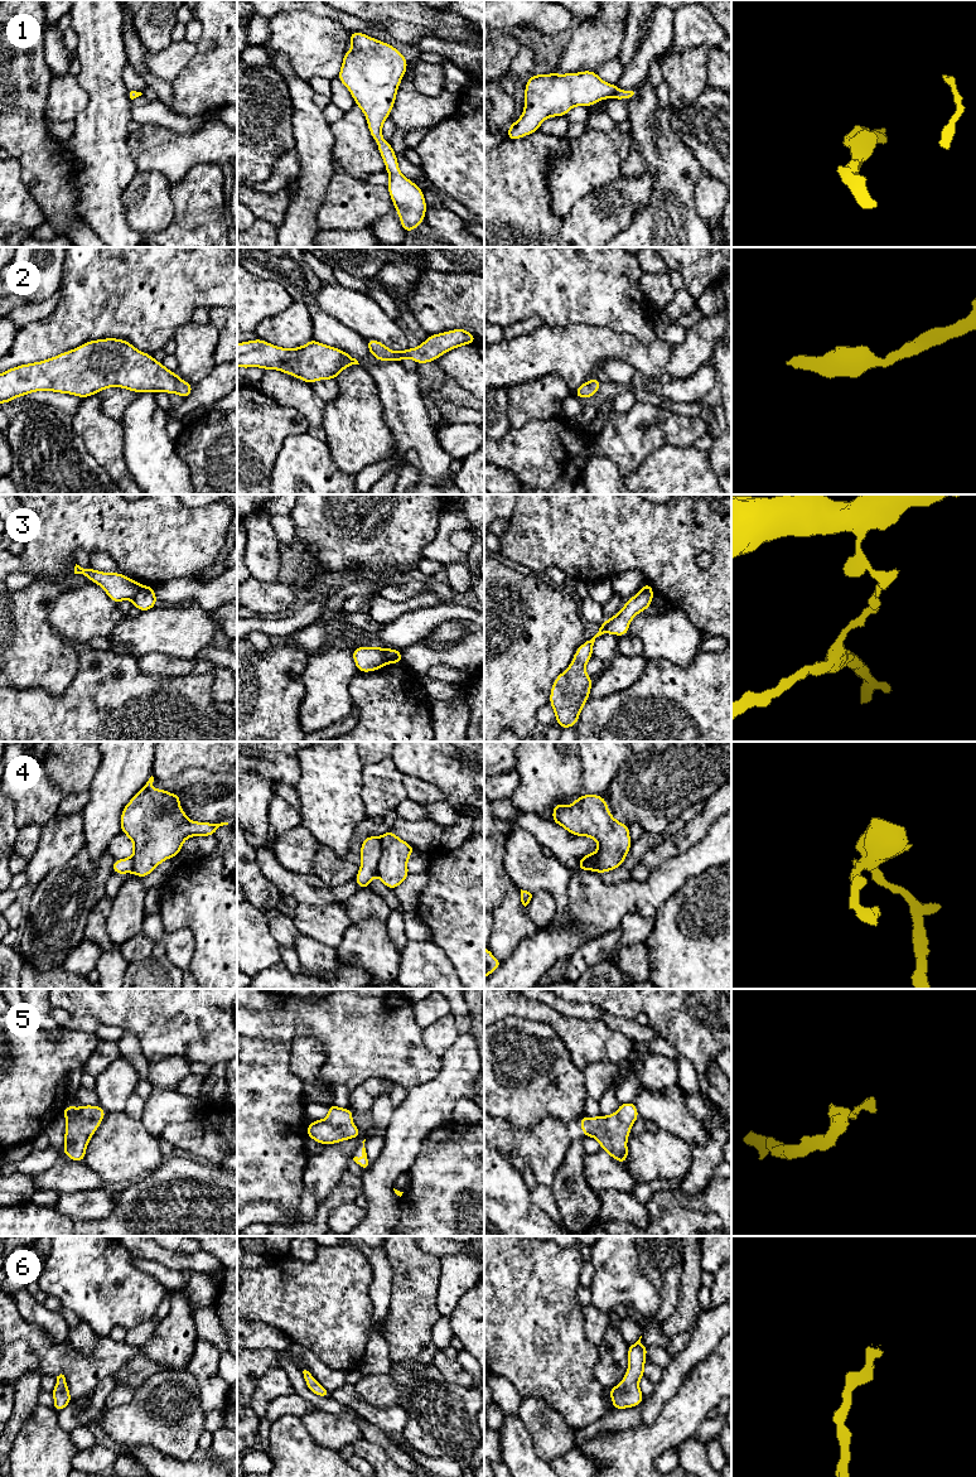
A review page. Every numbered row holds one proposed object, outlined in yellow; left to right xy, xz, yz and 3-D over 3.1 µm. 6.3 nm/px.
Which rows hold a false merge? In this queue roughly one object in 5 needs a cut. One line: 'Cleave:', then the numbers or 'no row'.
Cleave: 3, 4

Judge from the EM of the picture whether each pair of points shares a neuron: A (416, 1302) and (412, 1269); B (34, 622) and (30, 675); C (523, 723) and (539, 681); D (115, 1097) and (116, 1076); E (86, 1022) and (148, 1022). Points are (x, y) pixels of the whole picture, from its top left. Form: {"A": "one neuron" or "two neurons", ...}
{"A": "one neuron", "B": "one neuron", "C": "one neuron", "D": "one neuron", "E": "two neurons"}

